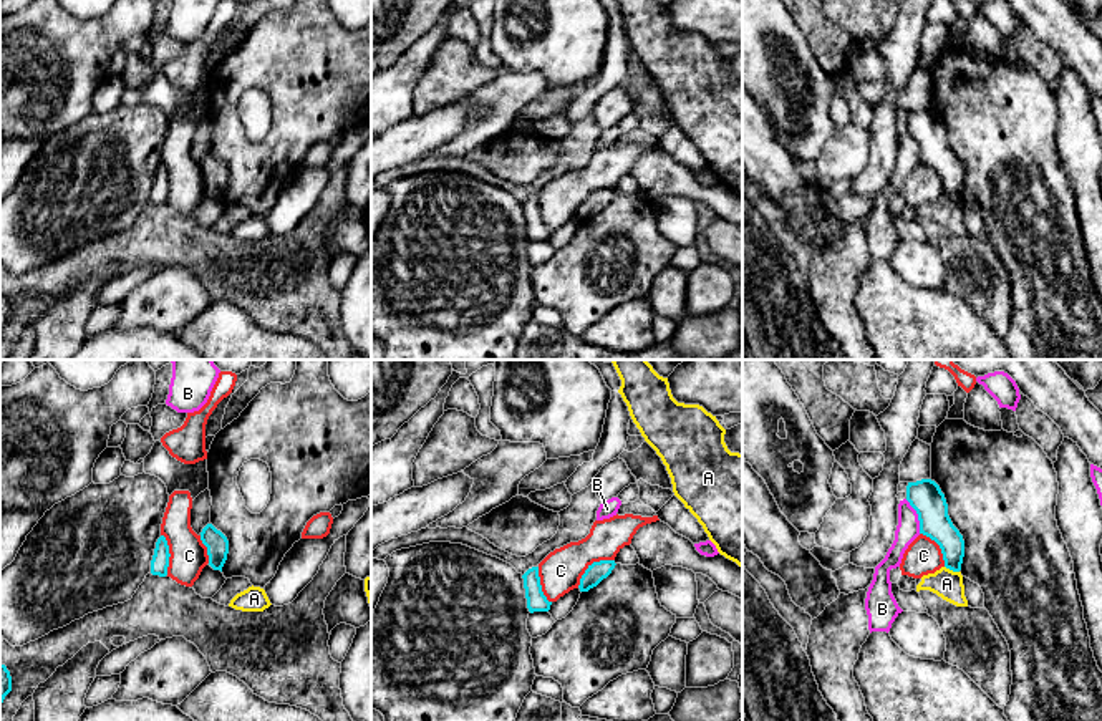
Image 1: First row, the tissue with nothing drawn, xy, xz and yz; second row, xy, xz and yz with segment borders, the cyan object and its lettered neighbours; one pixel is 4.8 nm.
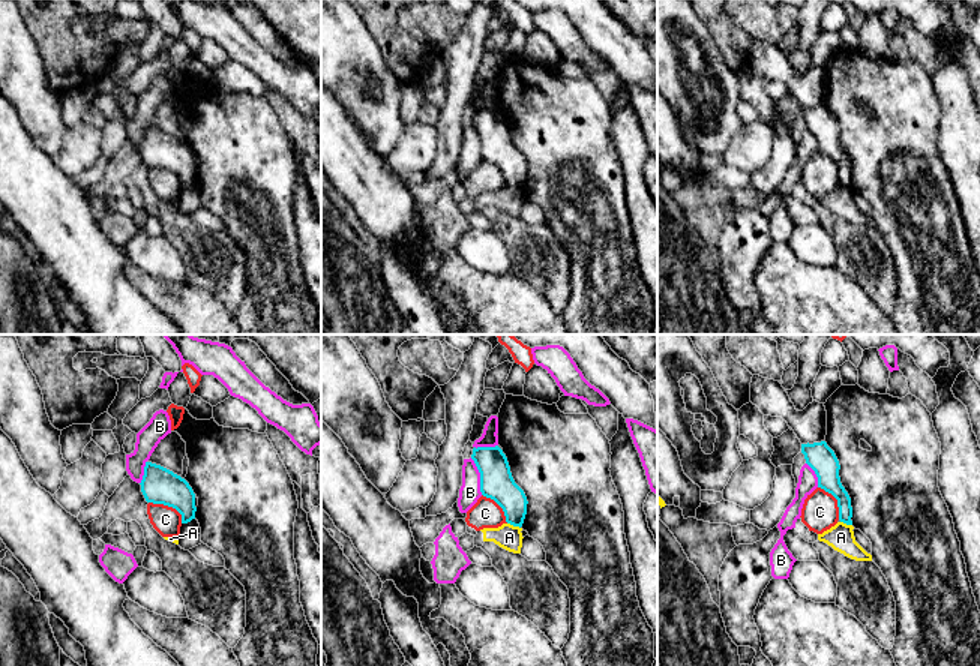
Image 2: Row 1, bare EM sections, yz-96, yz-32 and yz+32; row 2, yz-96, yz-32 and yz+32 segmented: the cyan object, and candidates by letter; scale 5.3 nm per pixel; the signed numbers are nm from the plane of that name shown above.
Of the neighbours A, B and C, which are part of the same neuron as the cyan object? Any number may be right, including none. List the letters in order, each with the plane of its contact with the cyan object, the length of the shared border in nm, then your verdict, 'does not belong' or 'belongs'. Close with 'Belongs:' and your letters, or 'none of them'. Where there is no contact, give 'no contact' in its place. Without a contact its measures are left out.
A: meets cyan in yz; contact 80 nm long; does not belong
B: meets cyan in yz; contact 180 nm long; does not belong
C: meets cyan in xz; contact 240 nm long; does not belong
Belongs: none of them

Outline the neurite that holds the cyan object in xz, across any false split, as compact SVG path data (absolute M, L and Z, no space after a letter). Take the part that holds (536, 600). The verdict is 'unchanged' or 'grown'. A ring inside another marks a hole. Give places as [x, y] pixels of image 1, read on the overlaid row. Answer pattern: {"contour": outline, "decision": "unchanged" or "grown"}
{"contour": "M539 567L529 569L524 575L524 588L527 598L527 608L530 613L534 612L549 612L552 602L542 592Z", "decision": "unchanged"}

